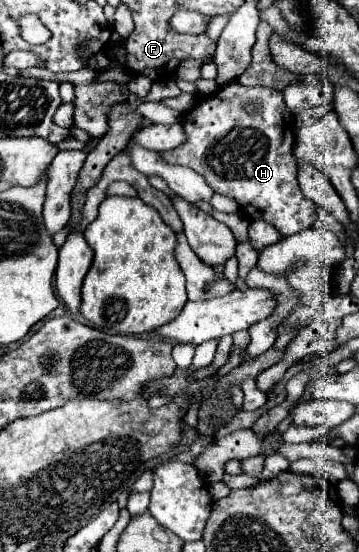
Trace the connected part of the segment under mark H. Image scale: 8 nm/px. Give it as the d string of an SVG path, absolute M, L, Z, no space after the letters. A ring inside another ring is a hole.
M231 83L221 87L209 97L201 97L191 111L181 117L187 141L175 151L165 151L161 157L171 165L185 165L195 169L205 177L207 185L221 195L235 197L245 211L247 219L263 219L279 227L279 231L289 237L301 229L309 229L317 221L317 205L303 197L297 187L297 167L291 155L295 141L295 117L283 101L283 93L267 87L243 87L241 83ZM247 105L255 105L253 113L247 111Z

